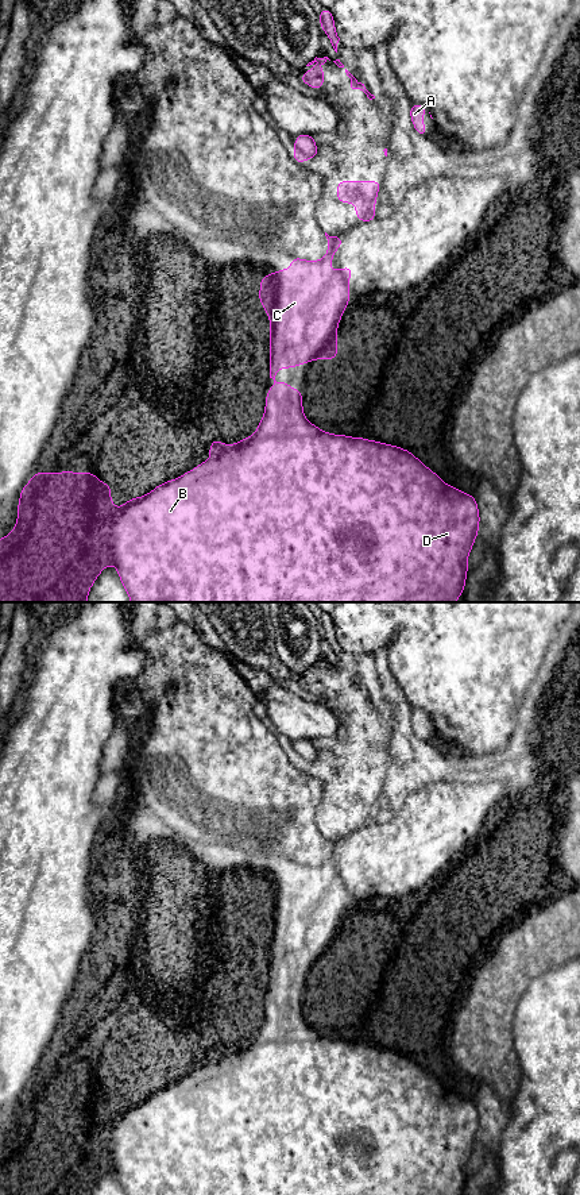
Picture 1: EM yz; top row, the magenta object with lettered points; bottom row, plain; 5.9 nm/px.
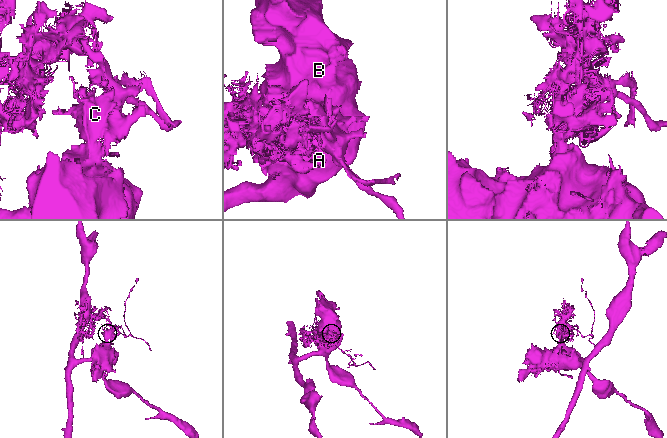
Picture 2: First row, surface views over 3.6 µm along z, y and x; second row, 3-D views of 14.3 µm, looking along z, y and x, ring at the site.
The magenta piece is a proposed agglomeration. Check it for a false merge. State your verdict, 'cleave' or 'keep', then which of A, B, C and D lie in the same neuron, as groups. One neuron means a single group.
cleave; groups A / B C D

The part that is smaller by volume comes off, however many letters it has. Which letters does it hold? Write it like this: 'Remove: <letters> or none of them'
Remove: A

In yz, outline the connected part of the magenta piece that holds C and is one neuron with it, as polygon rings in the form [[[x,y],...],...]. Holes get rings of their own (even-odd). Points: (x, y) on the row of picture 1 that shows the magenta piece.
[[[291,257],[289,270],[277,270],[260,280],[259,301],[272,323],[270,328],[270,378],[274,379],[274,386],[267,389],[267,397],[302,397],[299,389],[287,386],[289,379],[283,379],[283,383],[279,385],[275,375],[281,367],[291,369],[309,363],[312,359],[337,358],[337,327],[333,325],[337,319],[329,312],[337,301],[337,274],[329,269],[329,263]],[[317,297],[321,298],[321,334],[326,339],[322,346],[310,344],[310,301]]]

